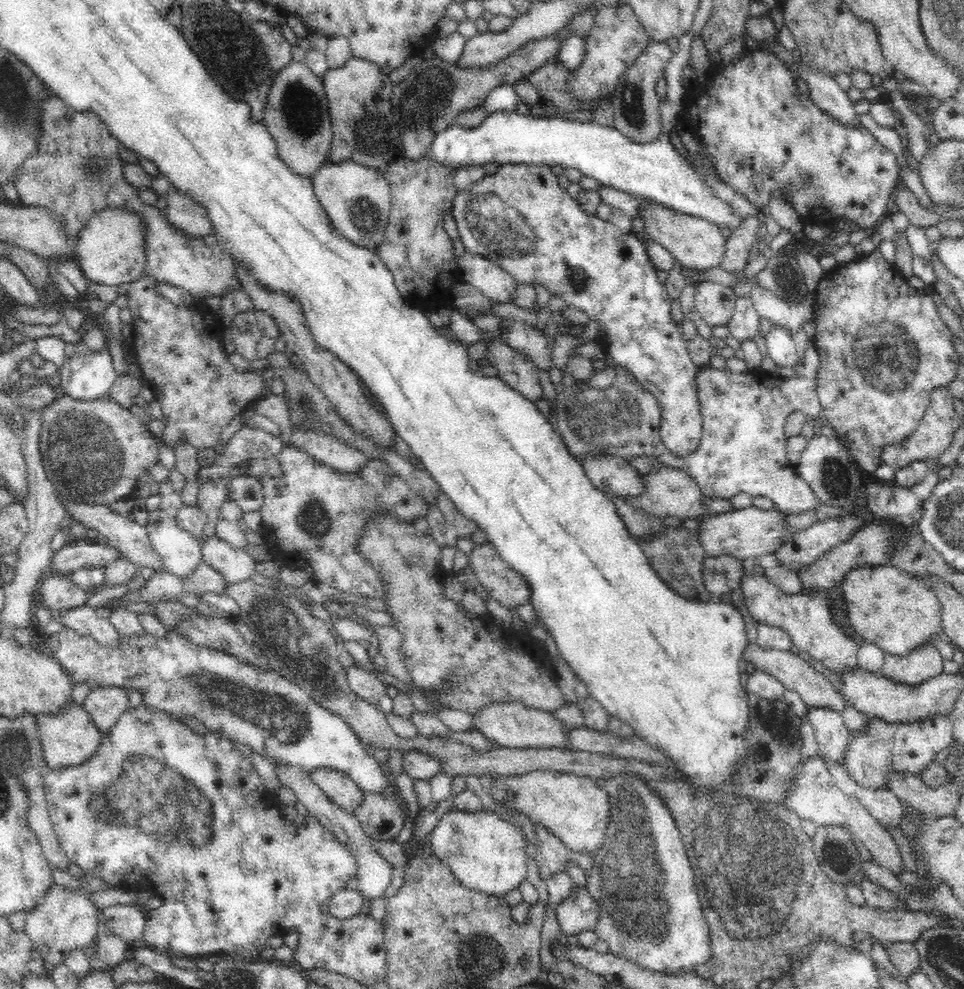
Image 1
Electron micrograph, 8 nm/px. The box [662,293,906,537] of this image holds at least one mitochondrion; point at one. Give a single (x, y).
(838, 477)

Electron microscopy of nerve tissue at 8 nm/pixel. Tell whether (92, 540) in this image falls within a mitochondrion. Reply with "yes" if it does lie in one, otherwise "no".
no

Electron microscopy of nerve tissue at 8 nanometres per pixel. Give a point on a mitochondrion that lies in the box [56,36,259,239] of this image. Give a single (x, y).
(96, 172)

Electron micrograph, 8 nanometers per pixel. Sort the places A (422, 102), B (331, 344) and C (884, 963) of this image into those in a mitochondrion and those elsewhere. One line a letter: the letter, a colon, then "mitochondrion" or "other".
A: mitochondrion
B: other
C: other

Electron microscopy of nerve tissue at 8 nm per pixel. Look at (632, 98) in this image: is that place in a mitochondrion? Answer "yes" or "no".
yes

